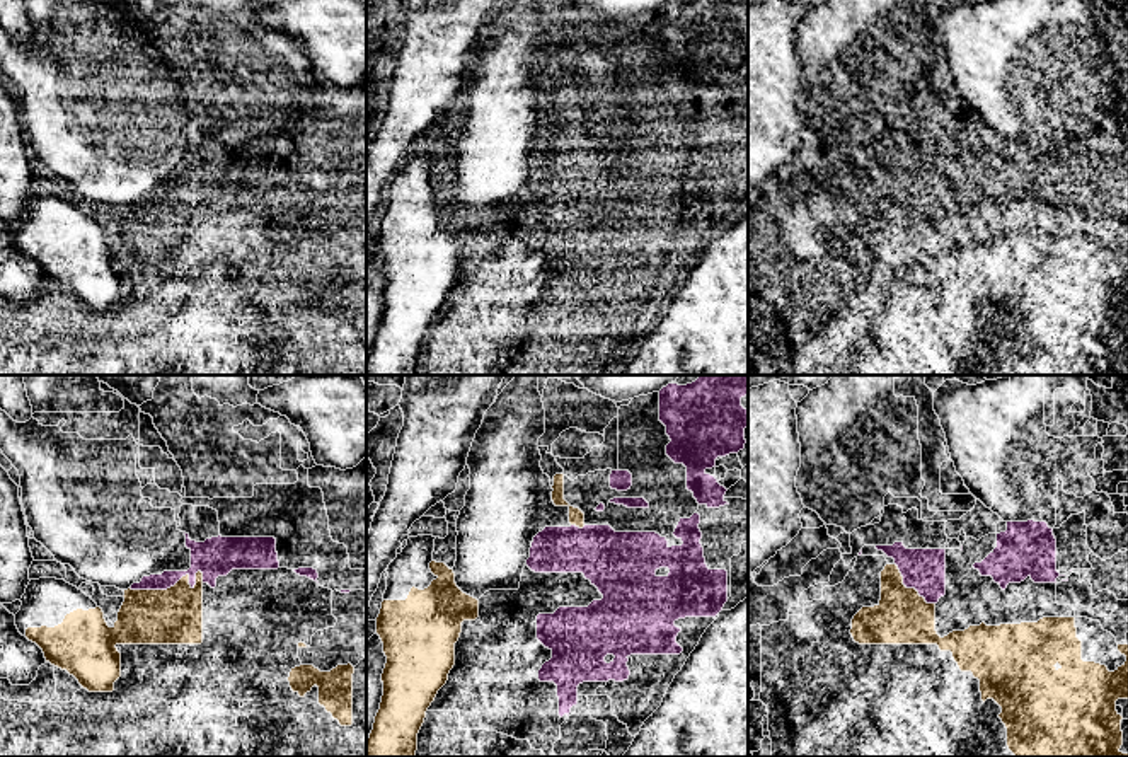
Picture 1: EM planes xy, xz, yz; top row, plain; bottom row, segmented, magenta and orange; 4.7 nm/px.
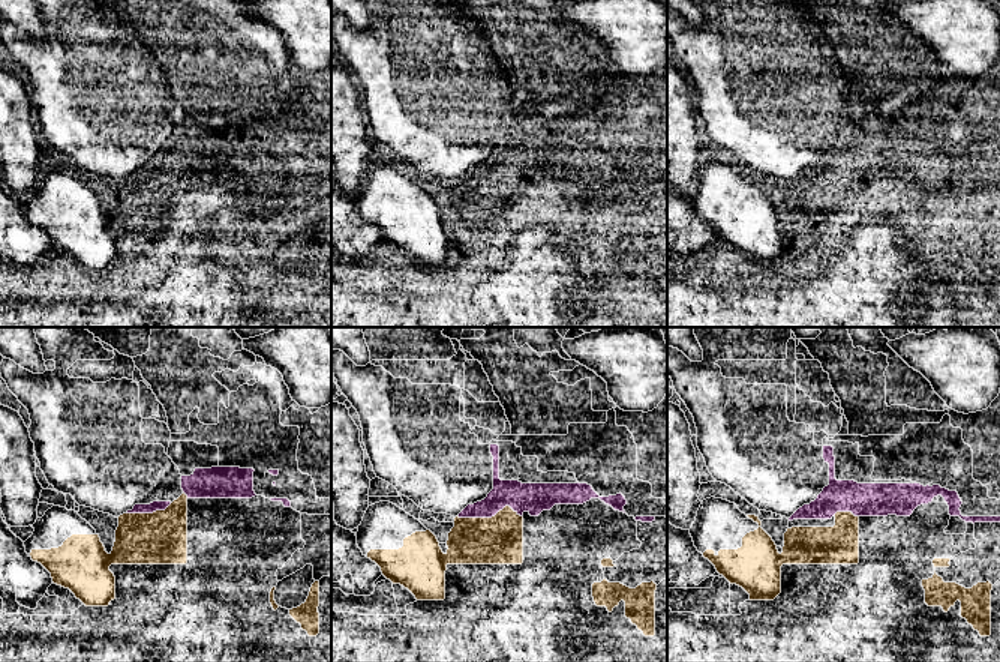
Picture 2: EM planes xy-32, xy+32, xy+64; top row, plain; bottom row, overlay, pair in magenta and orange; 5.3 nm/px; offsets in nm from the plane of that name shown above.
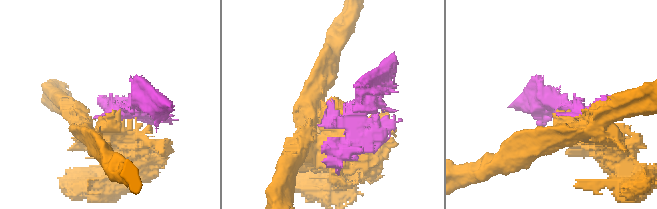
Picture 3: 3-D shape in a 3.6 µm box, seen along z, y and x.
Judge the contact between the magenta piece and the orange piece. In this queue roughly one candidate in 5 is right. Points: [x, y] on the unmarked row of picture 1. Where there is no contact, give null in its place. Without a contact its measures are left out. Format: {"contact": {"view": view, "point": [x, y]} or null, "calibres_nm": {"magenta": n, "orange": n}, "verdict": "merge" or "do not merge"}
{"contact": {"view": "xy", "point": [172, 203]}, "calibres_nm": {"magenta": 190, "orange": 260}, "verdict": "do not merge"}

